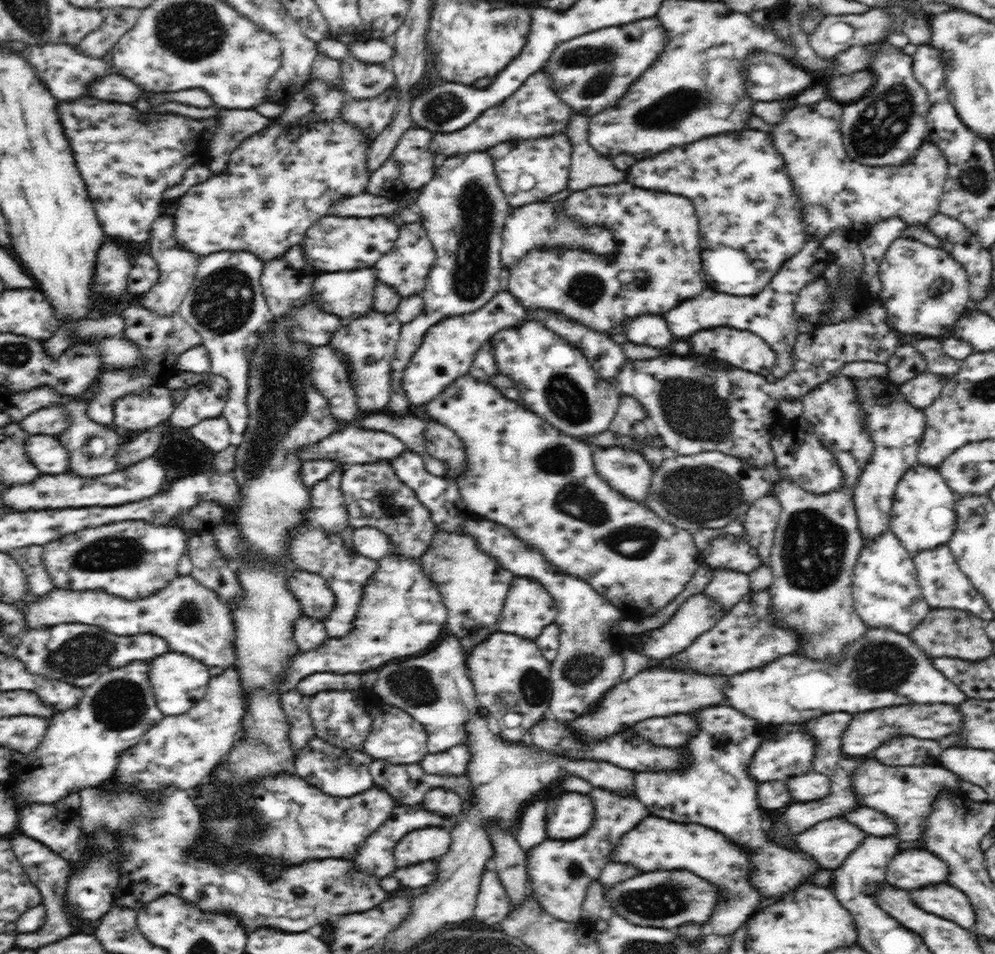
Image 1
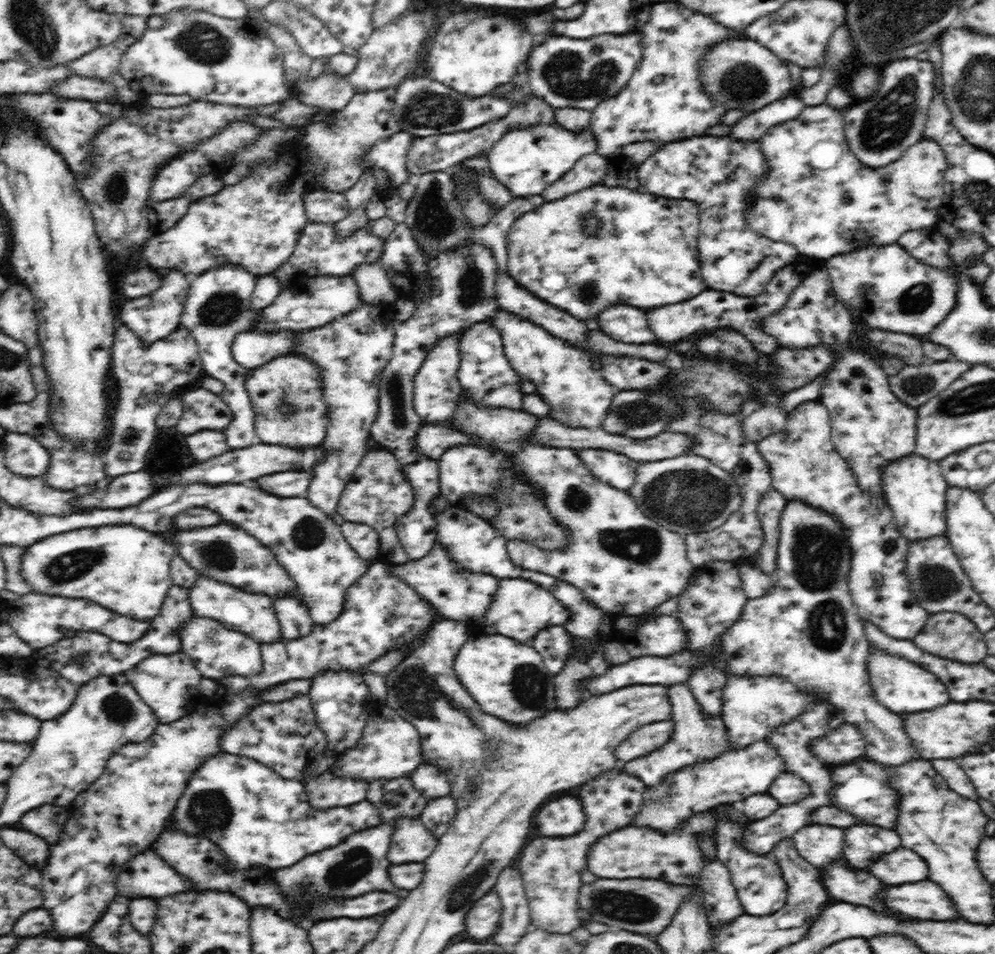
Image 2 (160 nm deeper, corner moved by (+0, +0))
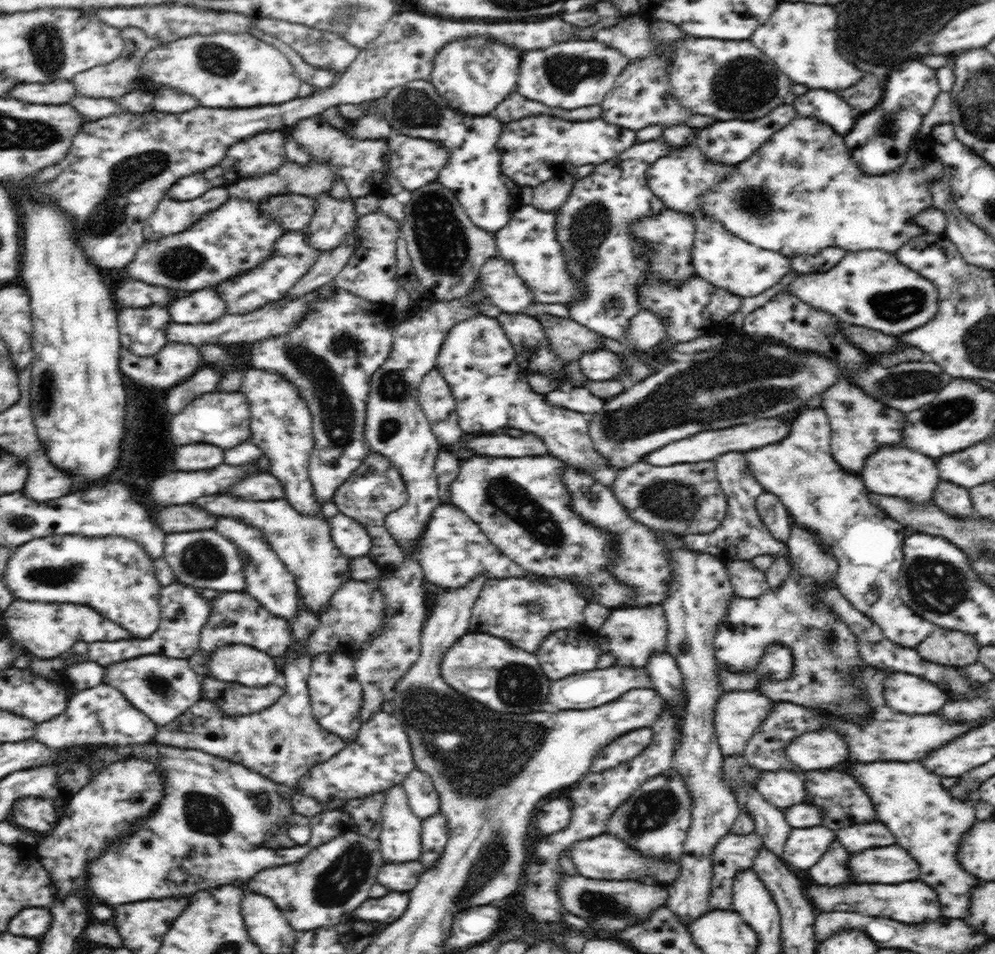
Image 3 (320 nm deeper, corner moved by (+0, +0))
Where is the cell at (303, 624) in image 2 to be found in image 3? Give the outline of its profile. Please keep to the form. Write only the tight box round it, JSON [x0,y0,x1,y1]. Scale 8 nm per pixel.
[213,516,298,621]

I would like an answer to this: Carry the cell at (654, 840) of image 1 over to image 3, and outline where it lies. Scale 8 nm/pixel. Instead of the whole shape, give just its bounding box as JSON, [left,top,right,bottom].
[569,833,680,884]

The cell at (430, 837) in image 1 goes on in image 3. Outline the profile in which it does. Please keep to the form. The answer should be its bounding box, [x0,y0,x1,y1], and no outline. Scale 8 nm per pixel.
[378,784,422,861]

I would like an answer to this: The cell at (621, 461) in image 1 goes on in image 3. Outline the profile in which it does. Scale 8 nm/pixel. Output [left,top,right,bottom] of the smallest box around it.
[435,314,618,487]

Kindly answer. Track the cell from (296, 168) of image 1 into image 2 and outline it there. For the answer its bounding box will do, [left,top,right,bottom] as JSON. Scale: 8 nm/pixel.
[142,142,324,277]

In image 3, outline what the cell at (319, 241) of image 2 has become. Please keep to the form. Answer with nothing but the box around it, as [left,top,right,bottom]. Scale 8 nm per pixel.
[215,231,320,315]

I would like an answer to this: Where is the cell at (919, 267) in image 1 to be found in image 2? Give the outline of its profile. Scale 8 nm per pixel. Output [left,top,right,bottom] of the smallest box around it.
[824,243,957,337]

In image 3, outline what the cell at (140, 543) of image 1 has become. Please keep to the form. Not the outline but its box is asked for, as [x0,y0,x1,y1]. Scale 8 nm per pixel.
[3,536,161,638]

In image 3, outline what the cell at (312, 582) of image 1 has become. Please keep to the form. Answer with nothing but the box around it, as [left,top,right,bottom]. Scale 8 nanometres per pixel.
[163,529,244,592]

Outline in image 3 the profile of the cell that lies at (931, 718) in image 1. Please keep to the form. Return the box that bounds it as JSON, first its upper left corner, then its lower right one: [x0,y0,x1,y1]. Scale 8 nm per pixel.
[784,728,851,771]

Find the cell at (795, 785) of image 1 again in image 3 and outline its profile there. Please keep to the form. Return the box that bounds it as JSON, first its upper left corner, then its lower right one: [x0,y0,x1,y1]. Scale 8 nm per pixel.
[755,769,804,809]

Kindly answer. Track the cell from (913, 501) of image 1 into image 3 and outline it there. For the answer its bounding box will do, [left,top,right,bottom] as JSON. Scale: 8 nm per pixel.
[858,446,941,505]

